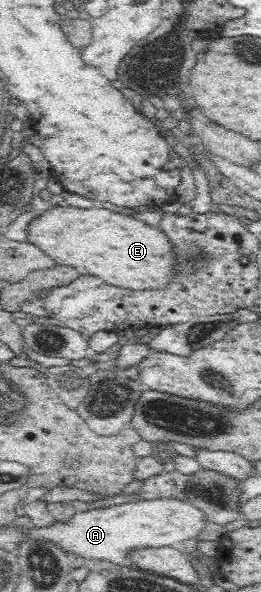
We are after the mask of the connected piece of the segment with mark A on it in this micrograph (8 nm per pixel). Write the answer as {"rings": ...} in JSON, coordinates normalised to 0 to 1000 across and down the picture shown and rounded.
{"rings":[[[602,840],[586,845],[479,848],[475,851],[448,851],[410,855],[402,858],[364,858],[333,865],[287,865],[264,885],[203,883],[199,889],[169,892],[142,892],[126,887],[96,890],[119,892],[119,900],[142,907],[172,907],[211,914],[253,932],[303,936],[326,943],[333,949],[406,951],[425,949],[433,959],[483,954],[475,946],[475,932],[494,924],[686,924],[697,917],[732,909],[751,910],[785,885],[793,885],[793,867],[766,861],[739,846],[724,843],[686,843],[686,840]]]}

